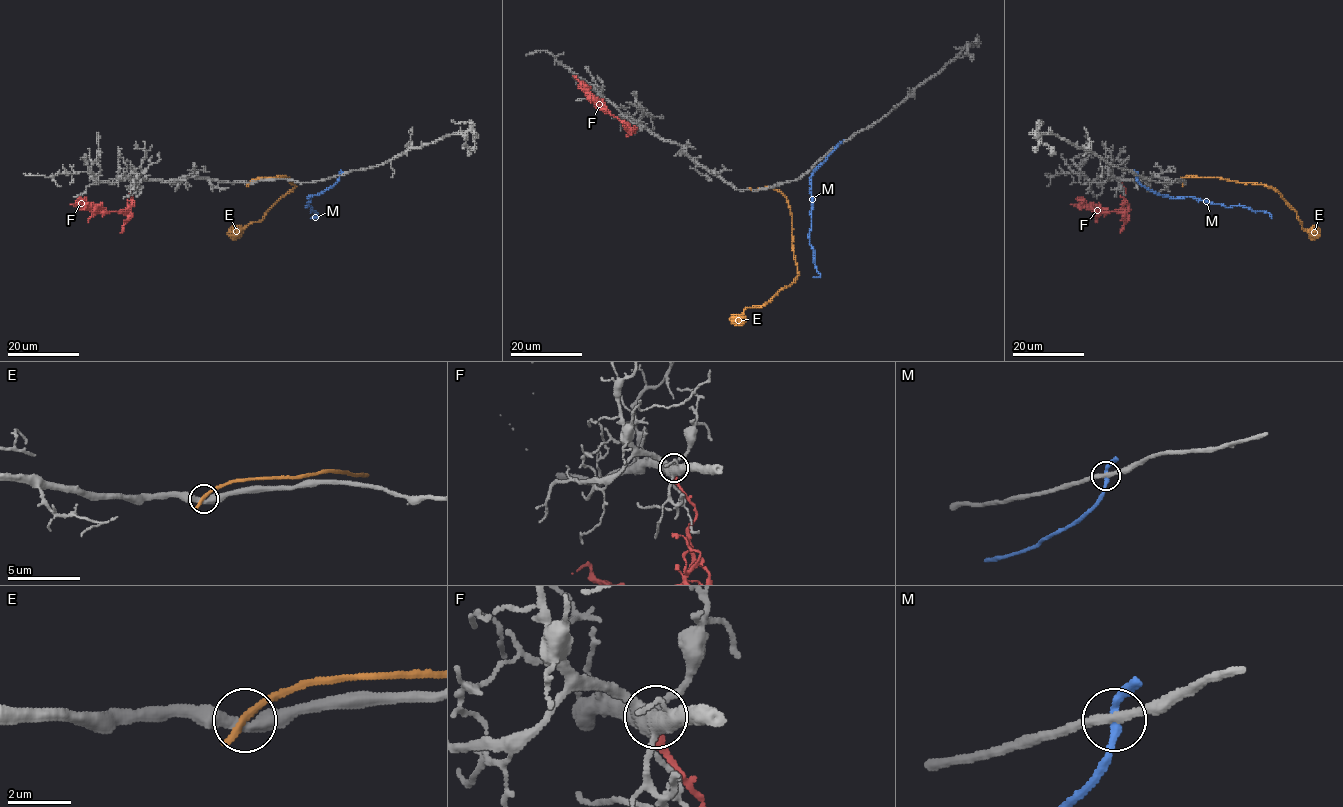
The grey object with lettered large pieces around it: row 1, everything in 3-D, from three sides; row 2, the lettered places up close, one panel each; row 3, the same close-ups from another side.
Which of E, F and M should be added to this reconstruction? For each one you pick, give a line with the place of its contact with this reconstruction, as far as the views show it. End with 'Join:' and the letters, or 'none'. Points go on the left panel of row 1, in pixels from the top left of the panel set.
Join: none

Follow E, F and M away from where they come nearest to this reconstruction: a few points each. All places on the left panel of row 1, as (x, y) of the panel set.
E: (249, 183), (257, 178), (283, 176), (289, 177), (295, 186), (260, 220), (250, 222), (237, 235), (231, 233)
F: (133, 179), (127, 207), (121, 212), (92, 211), (70, 203)
M: (339, 176), (333, 186), (308, 198), (306, 207), (317, 214), (311, 219)

